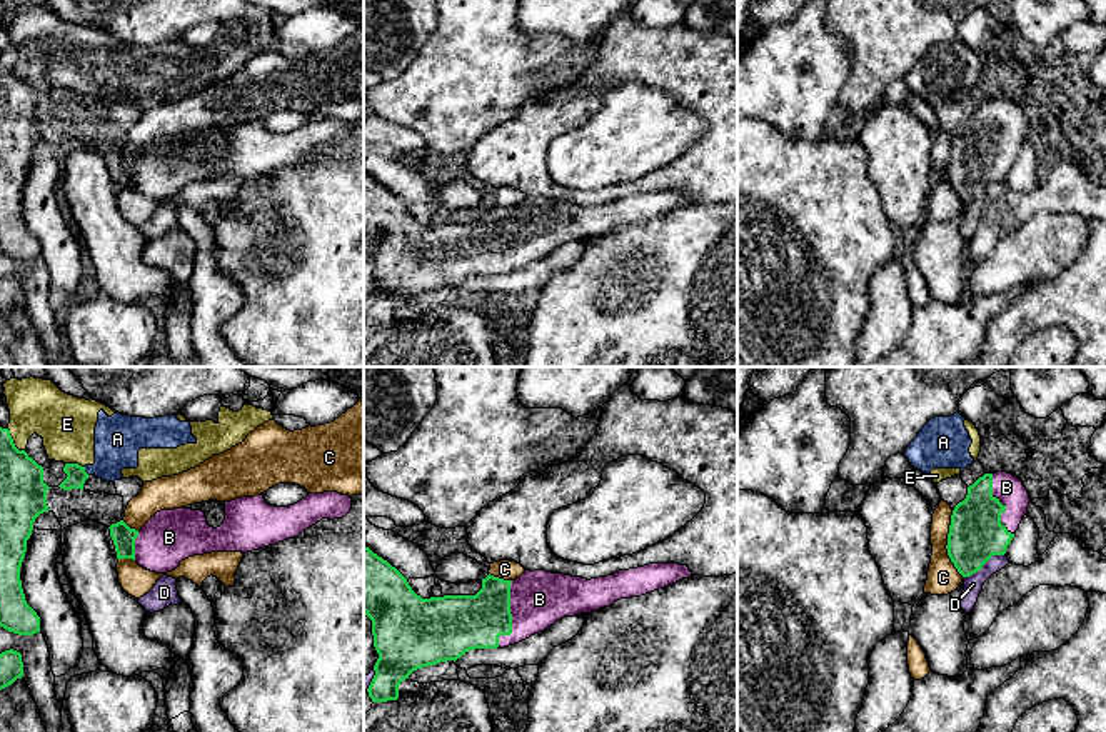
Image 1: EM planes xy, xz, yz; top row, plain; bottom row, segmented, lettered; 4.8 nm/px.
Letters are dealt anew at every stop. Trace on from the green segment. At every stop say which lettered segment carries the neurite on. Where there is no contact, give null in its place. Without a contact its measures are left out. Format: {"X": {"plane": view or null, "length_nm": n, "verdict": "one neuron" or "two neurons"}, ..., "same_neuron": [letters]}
{"A": {"plane": "xy", "length_nm": 50, "verdict": "two neurons"}, "B": {"plane": "xz", "length_nm": 320, "verdict": "one neuron"}, "C": {"plane": "yz", "length_nm": 340, "verdict": "two neurons"}, "D": {"plane": "yz", "length_nm": 220, "verdict": "two neurons"}, "E": {"plane": "xy", "length_nm": 100, "verdict": "two neurons"}, "same_neuron": ["B"]}

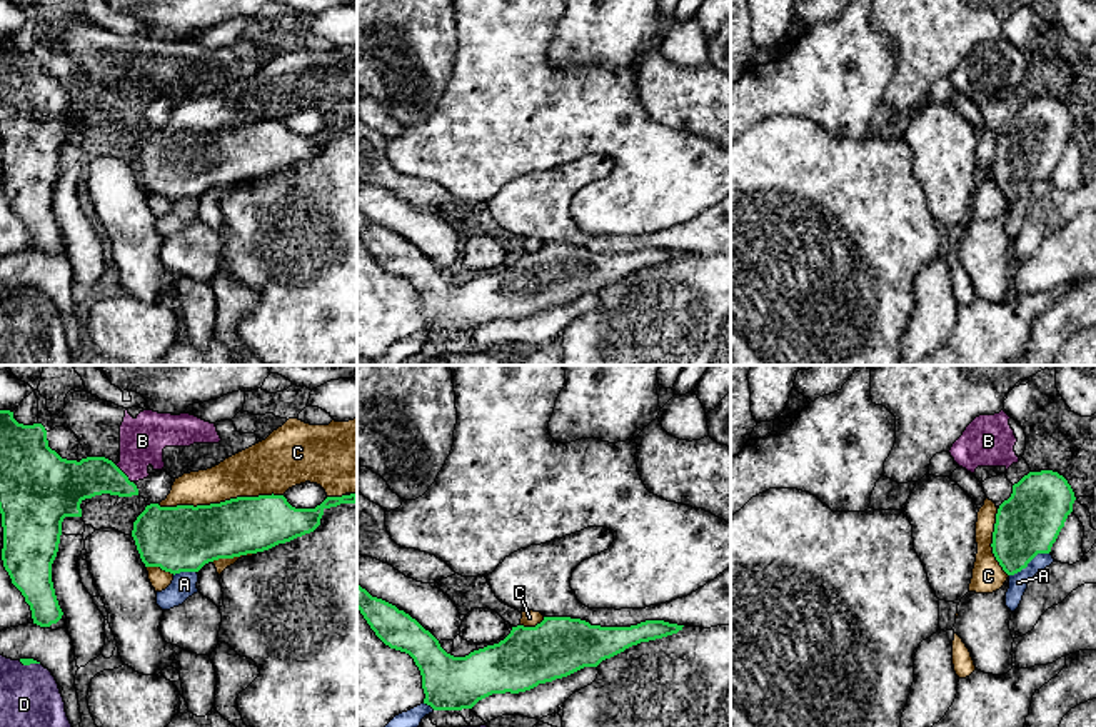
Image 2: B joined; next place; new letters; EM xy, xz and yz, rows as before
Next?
{"A": {"plane": "yz", "length_nm": 220, "verdict": "two neurons"}, "B": {"plane": "xy", "length_nm": 130, "verdict": "two neurons"}, "C": {"plane": "xy", "length_nm": 600, "verdict": "two neurons"}, "D": {"plane": "xy", "length_nm": 110, "verdict": "two neurons"}, "same_neuron": []}

